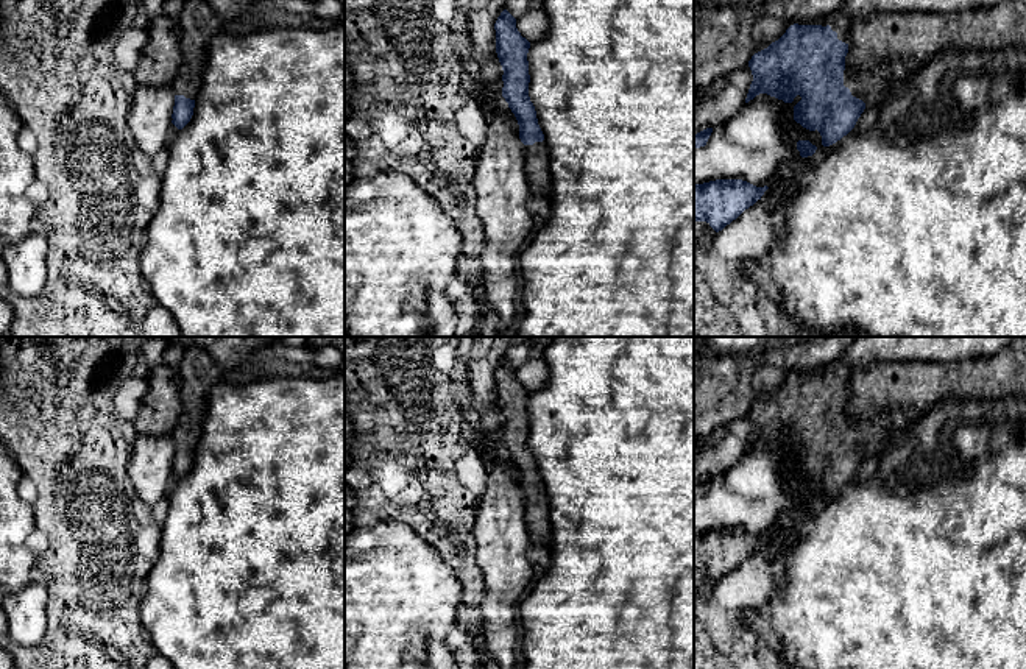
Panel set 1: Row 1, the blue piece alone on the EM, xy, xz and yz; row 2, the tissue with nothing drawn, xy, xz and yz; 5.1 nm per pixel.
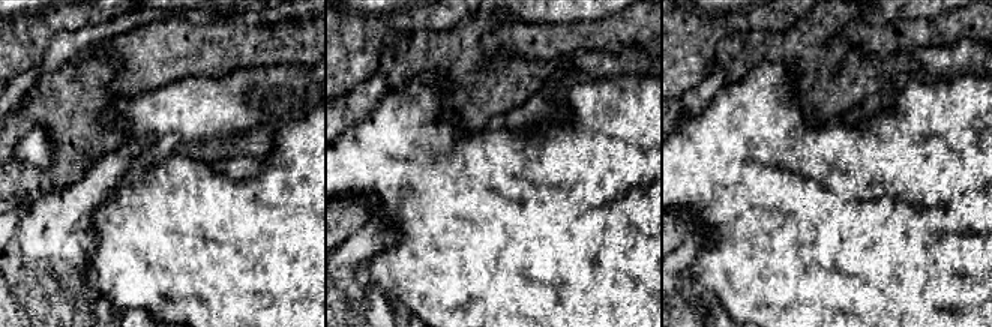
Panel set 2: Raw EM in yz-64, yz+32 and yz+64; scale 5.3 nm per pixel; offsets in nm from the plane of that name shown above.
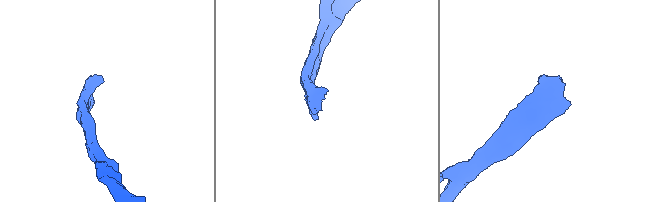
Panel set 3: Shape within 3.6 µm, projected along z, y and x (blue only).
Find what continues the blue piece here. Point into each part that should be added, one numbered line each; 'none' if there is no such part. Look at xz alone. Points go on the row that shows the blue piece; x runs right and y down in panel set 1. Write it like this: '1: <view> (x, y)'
1: xz (537, 170)

